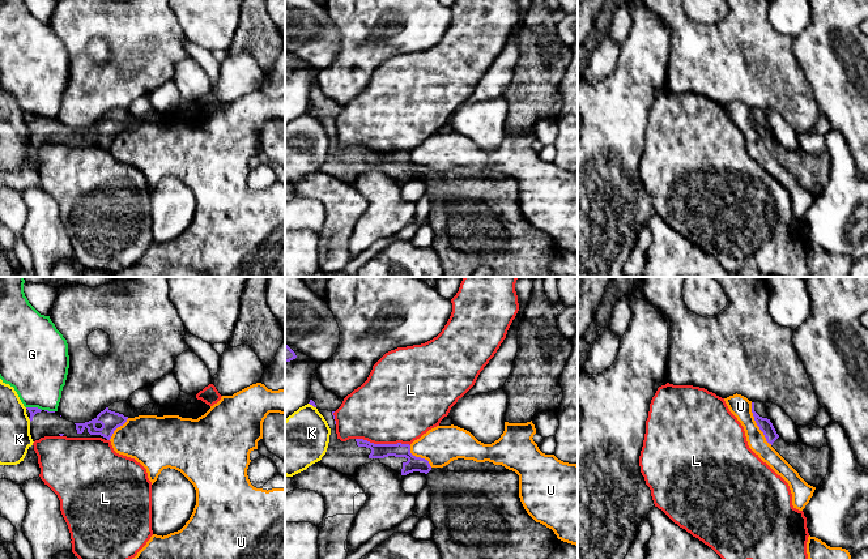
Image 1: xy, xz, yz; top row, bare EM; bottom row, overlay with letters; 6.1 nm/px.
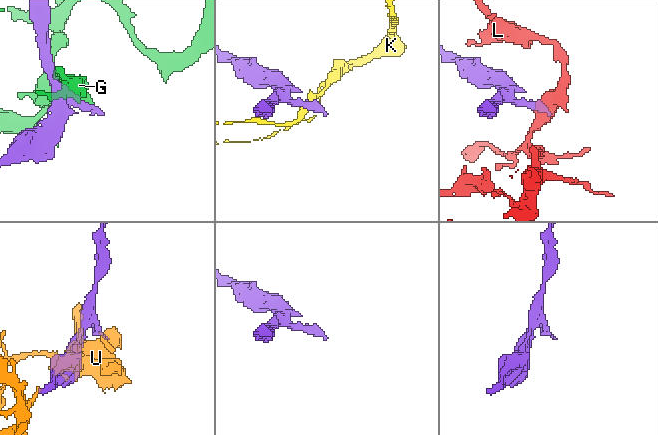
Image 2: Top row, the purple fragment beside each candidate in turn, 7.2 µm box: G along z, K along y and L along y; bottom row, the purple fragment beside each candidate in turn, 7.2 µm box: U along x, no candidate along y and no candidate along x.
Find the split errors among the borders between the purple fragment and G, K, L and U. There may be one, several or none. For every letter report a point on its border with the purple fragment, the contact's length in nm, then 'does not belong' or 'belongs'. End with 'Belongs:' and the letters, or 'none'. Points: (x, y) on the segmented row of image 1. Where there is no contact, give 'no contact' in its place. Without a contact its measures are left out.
G: meets purple in xy at (34, 408); contact 100 nm long; does not belong
K: meets purple in xz at (313, 405); contact 60 nm long; does not belong
L: meets purple in xz at (383, 444); contact 340 nm long; does not belong
U: meets purple in yz at (757, 425); contact 300 nm long; does not belong
Belongs: none

